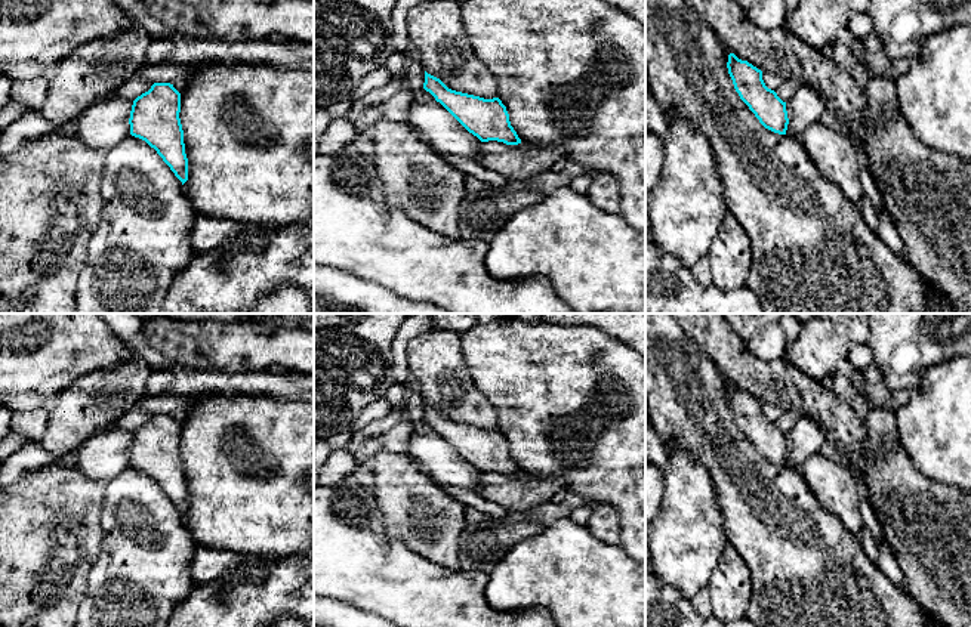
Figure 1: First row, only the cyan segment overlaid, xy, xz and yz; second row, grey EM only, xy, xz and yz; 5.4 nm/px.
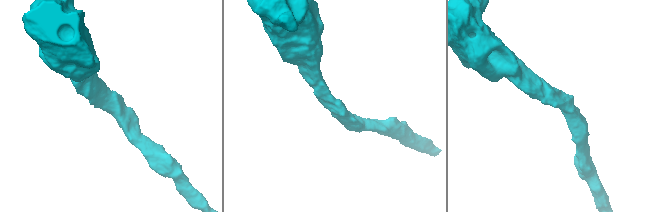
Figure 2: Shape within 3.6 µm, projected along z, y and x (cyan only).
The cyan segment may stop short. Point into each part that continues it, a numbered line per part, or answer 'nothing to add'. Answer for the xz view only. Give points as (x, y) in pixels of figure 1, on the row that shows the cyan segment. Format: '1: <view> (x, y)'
nothing to add

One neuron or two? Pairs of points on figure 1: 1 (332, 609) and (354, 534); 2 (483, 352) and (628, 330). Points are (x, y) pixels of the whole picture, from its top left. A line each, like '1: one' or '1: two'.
1: two
2: two

